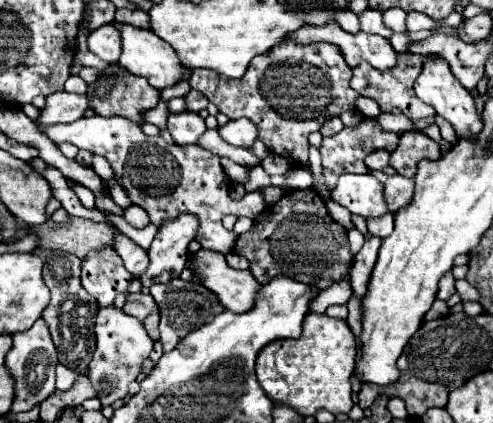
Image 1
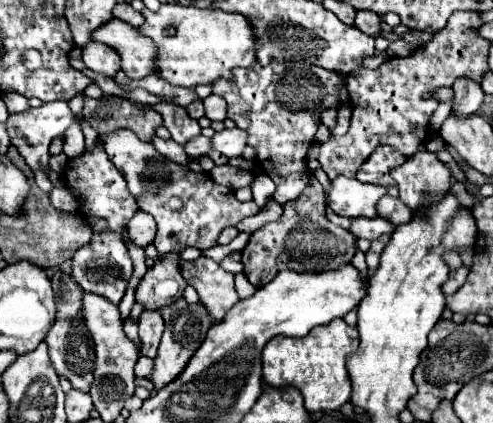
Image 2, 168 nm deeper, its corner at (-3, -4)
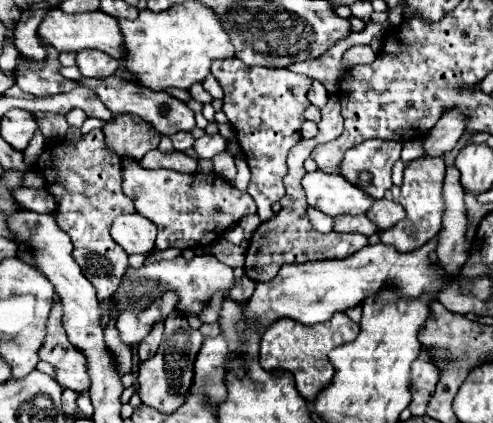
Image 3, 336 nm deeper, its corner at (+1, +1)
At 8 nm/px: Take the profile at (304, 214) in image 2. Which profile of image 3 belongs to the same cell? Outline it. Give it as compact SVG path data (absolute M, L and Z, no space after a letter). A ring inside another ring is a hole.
M330 96L330 100L326 102L326 106L322 108L322 120L318 122L318 134L312 140L300 140L292 152L288 154L288 174L284 176L284 186L286 186L286 194L280 200L282 210L268 222L262 222L252 240L250 246L246 250L246 264L244 264L244 272L256 280L256 282L268 282L272 280L272 276L276 276L276 272L280 270L280 266L284 264L300 264L300 262L308 262L308 260L328 260L328 258L344 258L350 256L354 252L358 252L360 248L368 246L368 238L362 234L338 234L338 232L328 232L328 234L320 234L312 228L312 224L308 222L306 216L306 196L302 190L302 176L306 174L304 170L304 160L310 156L310 152L314 150L314 146L336 140L342 132L342 114L340 114L340 100L336 96Z

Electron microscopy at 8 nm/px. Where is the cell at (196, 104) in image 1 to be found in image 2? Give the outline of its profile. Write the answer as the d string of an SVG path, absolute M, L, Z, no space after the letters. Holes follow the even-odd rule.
M208 95L204 99L204 109L206 109L208 119L224 121L224 117L226 117L226 101L222 97L218 97L218 95Z

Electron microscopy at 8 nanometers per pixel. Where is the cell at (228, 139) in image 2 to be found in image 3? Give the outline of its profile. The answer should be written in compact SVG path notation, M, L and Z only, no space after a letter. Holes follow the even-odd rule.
M204 134L202 138L198 138L194 142L194 150L196 150L198 158L212 158L214 154L226 150L226 140L220 134L216 134L216 136Z

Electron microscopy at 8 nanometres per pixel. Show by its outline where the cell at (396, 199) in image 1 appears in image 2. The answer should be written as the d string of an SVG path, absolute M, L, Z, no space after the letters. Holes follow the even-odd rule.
M384 195L384 197L378 201L376 209L378 209L378 215L380 215L380 217L388 219L388 221L394 223L394 225L406 223L406 221L412 219L412 209L408 209L398 197L392 197L392 195Z

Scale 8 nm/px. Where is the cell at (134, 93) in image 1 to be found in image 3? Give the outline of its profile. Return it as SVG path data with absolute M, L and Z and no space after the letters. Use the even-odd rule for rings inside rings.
M116 116L112 122L106 122L104 136L106 136L106 148L120 158L128 156L128 160L142 160L146 152L156 150L160 144L160 134L148 122L138 120L134 116Z

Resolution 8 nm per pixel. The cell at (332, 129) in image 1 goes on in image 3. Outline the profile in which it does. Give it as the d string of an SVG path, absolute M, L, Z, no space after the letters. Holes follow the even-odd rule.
M312 80L312 88L310 88L310 92L308 92L308 100L310 100L314 106L318 106L318 108L324 108L324 104L328 102L328 92L326 92L326 88L322 86L320 80Z

